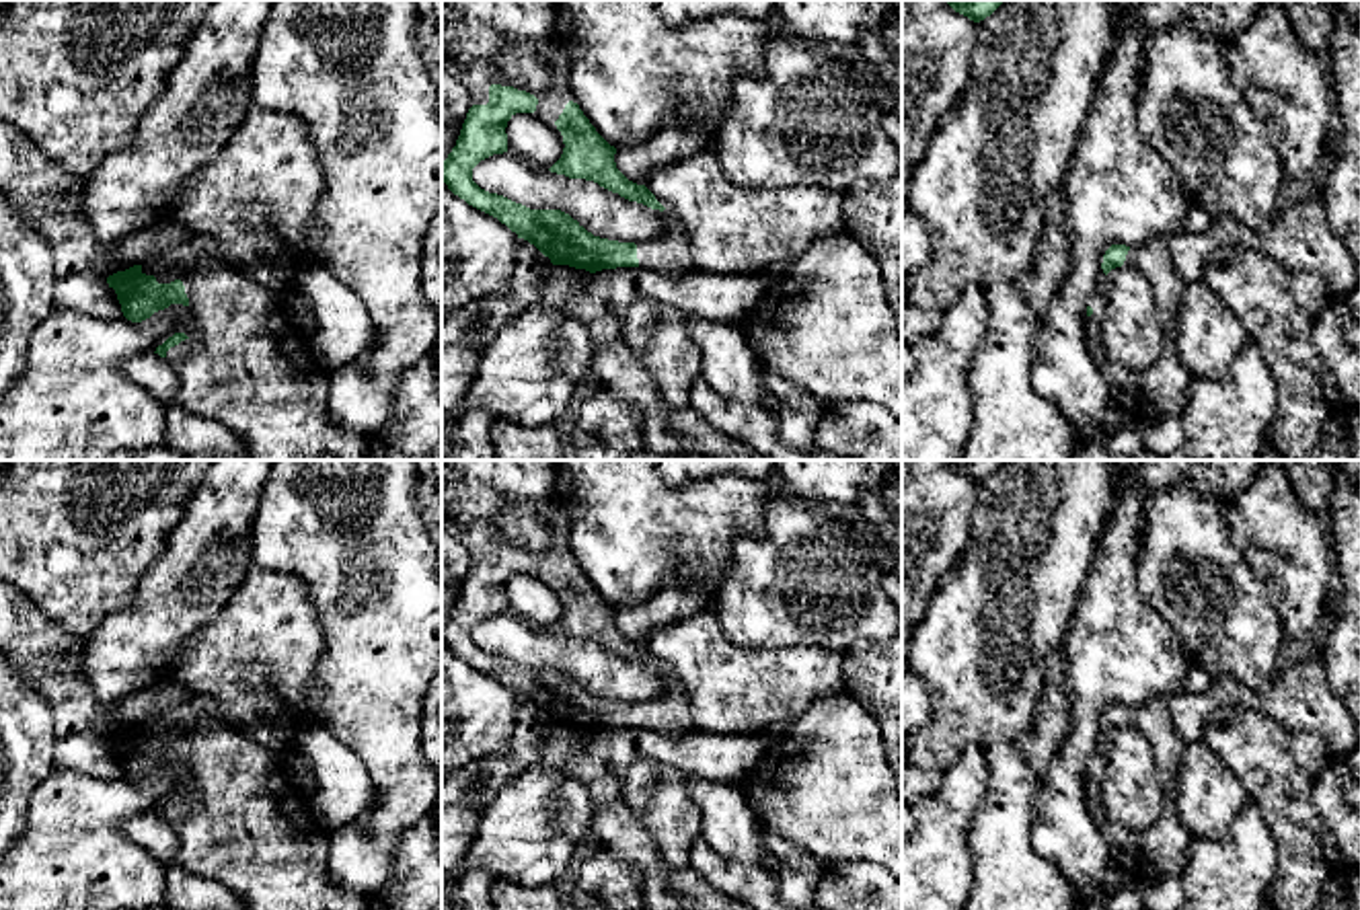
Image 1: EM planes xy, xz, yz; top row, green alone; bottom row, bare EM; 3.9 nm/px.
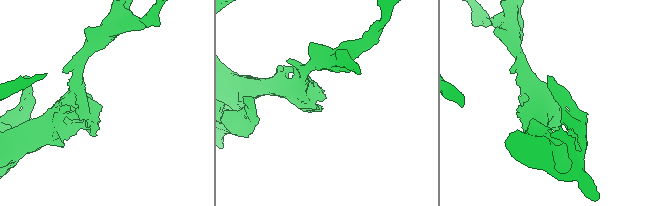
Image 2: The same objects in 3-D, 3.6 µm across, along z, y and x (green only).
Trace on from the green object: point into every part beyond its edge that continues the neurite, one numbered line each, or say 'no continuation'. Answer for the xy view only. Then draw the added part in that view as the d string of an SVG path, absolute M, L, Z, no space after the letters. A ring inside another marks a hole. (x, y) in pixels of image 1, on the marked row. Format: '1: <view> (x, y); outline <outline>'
1: xy (249, 366); outline M220 261L191 267L181 281L193 314L191 345L175 345L164 357L179 378L175 399L179 407L230 427L247 442L253 460L368 460L368 438L331 417L327 368L314 355L296 318L265 288Z

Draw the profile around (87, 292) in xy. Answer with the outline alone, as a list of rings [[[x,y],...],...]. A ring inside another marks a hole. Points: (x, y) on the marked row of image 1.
[[[92,269],[55,279],[53,308],[84,312],[99,318],[117,318],[123,314],[107,279]]]

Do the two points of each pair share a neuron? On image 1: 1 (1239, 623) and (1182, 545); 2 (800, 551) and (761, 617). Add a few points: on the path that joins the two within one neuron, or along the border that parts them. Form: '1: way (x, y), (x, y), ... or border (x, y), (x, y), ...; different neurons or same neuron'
1: way (1223, 604), (1221, 596), (1200, 574), (1200, 563); same neuron
2: way (800, 567), (800, 574), (773, 600); same neuron

